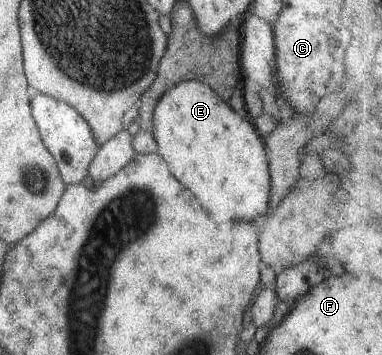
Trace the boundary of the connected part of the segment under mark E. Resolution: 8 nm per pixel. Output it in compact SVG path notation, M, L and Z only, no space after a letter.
M190 79L174 84L158 98L152 114L152 131L156 153L166 161L170 173L202 203L202 209L214 223L234 219L261 222L268 210L270 175L263 139L251 118L243 118L228 103L224 103L201 79Z

